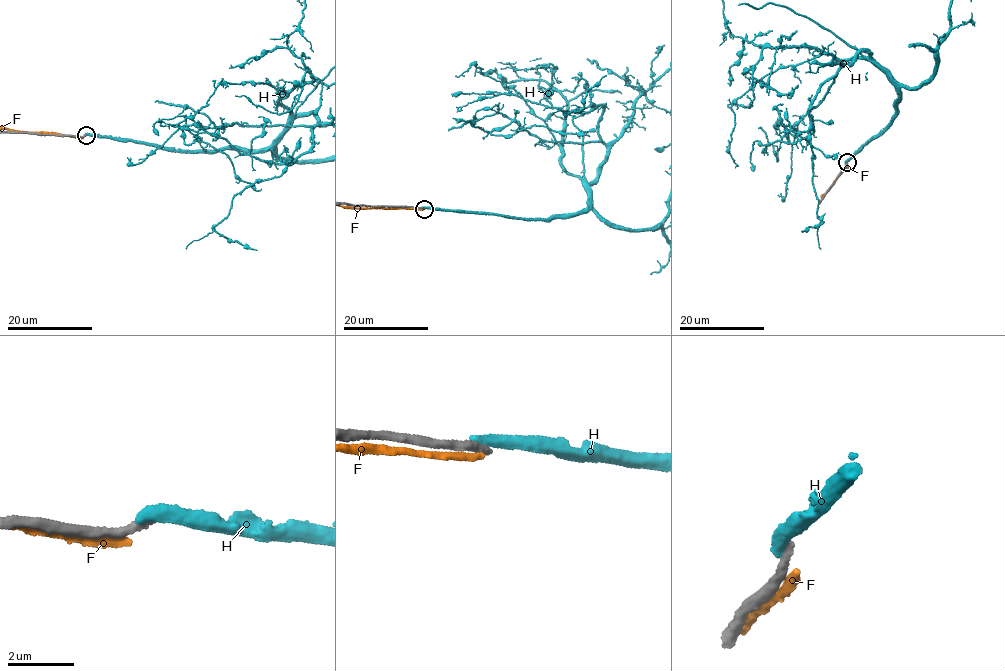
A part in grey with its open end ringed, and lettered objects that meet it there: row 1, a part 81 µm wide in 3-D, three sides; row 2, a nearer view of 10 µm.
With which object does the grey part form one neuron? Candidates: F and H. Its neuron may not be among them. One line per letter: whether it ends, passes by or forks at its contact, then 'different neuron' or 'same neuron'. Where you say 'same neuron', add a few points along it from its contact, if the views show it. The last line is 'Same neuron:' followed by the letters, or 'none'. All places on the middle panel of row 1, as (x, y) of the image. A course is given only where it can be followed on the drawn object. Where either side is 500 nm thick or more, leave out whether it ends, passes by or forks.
F: it ends | different neuron
H: it ends | different neuron
Same neuron: none

